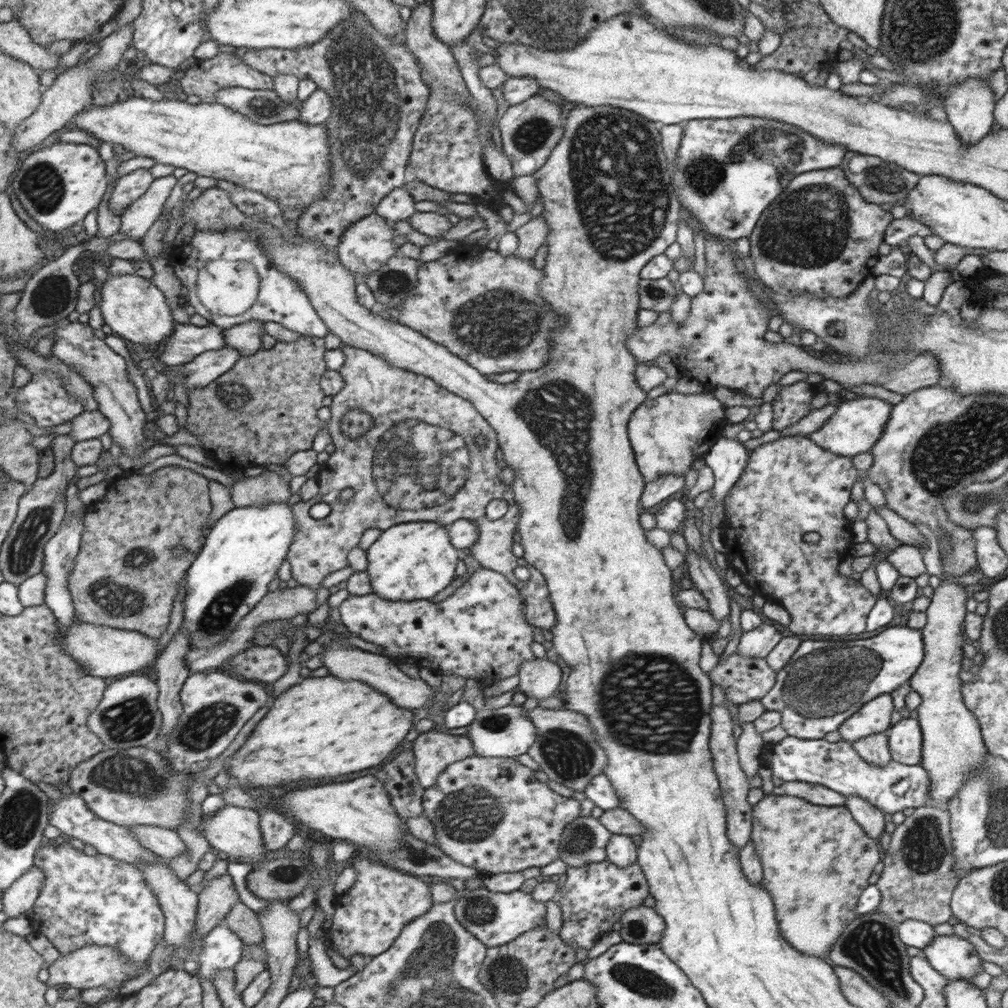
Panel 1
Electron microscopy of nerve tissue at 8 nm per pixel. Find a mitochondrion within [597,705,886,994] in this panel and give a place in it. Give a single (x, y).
(635, 929)

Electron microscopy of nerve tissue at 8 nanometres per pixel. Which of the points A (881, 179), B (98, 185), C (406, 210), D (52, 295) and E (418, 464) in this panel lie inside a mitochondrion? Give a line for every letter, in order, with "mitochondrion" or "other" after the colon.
A: mitochondrion
B: other
C: other
D: mitochondrion
E: mitochondrion

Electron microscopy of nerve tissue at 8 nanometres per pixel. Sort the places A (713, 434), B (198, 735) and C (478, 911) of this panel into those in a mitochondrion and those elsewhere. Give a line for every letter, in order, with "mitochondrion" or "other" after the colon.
A: other
B: mitochondrion
C: mitochondrion

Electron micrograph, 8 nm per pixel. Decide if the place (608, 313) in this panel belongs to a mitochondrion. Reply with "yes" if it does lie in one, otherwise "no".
no

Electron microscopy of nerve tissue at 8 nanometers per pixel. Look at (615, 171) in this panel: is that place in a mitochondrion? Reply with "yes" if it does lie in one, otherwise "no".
yes

